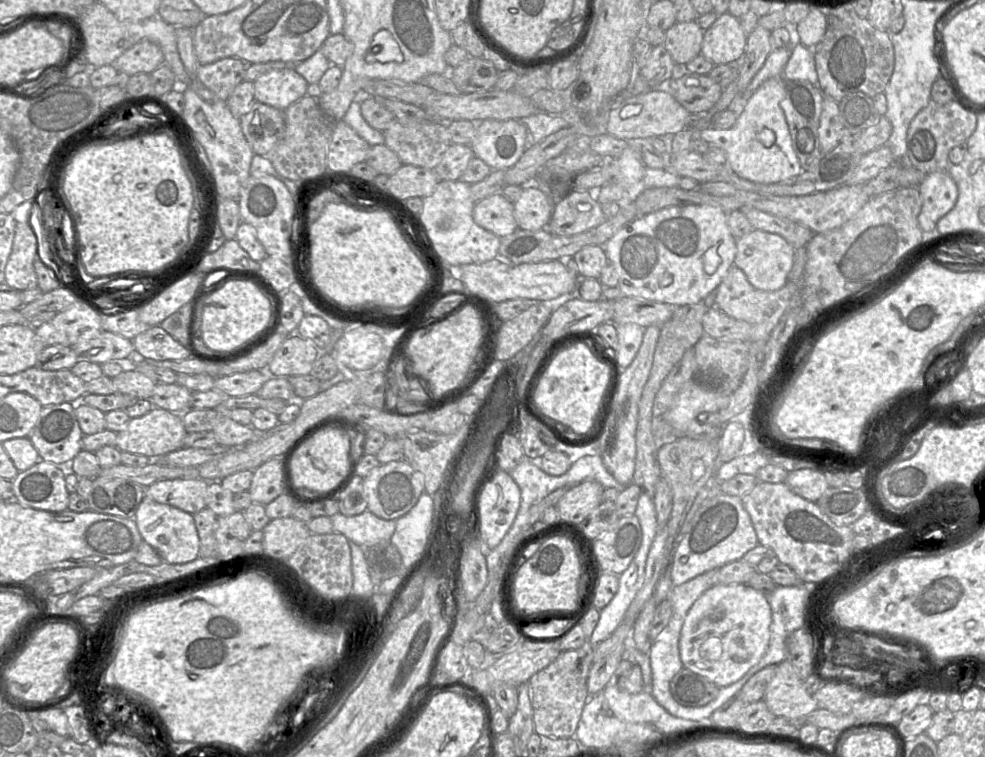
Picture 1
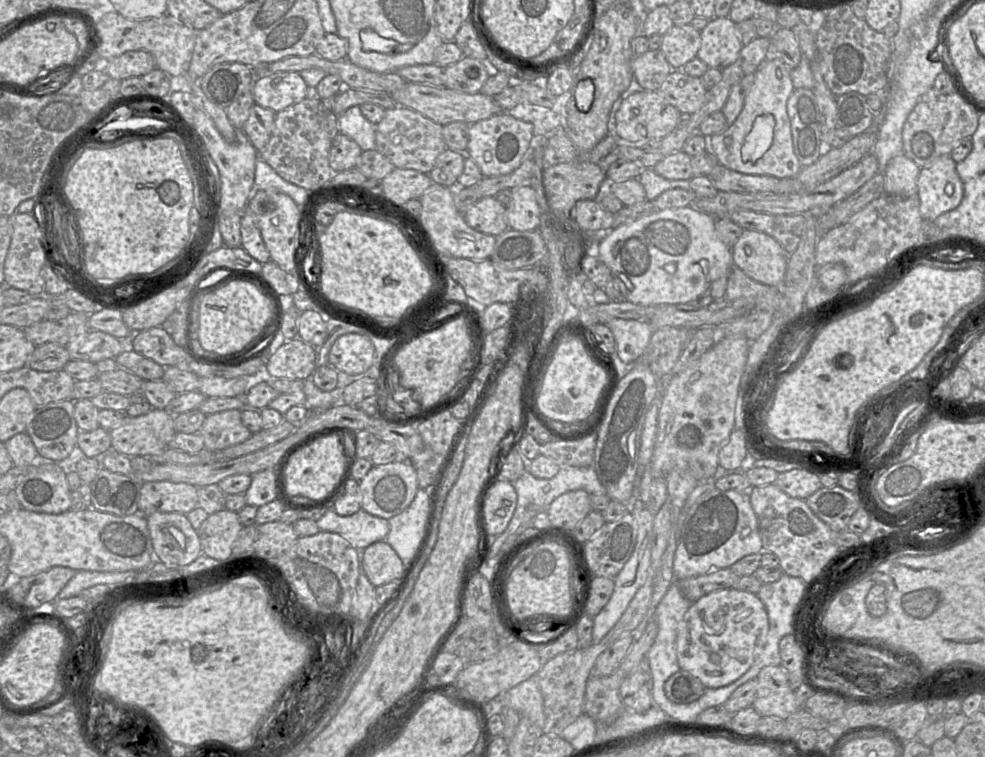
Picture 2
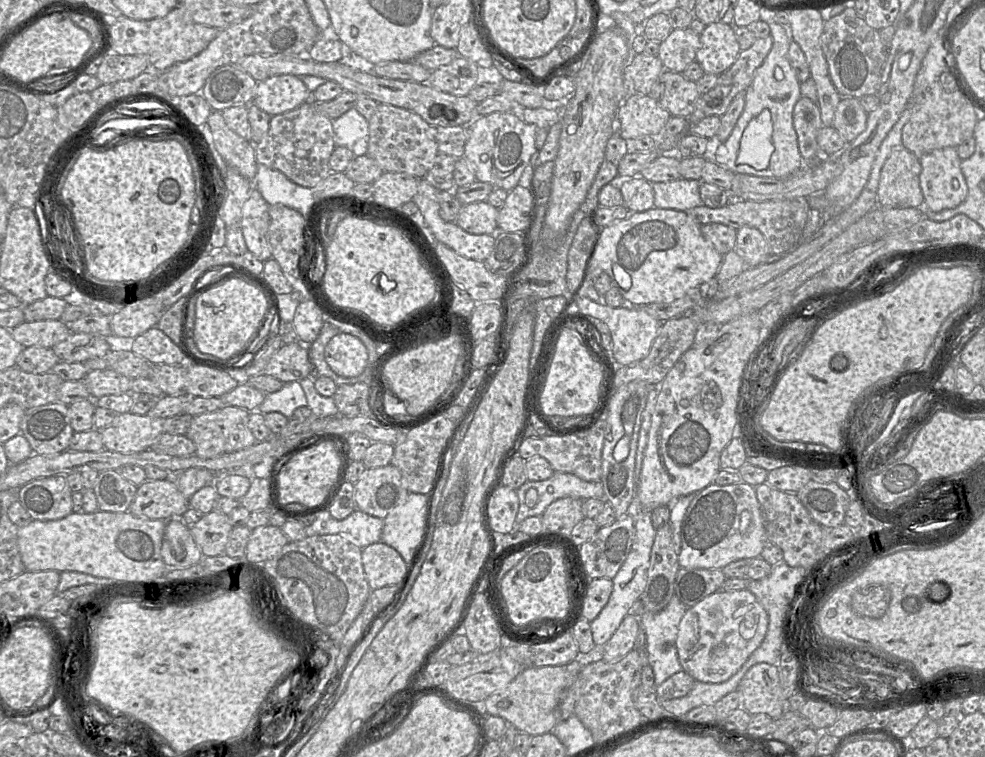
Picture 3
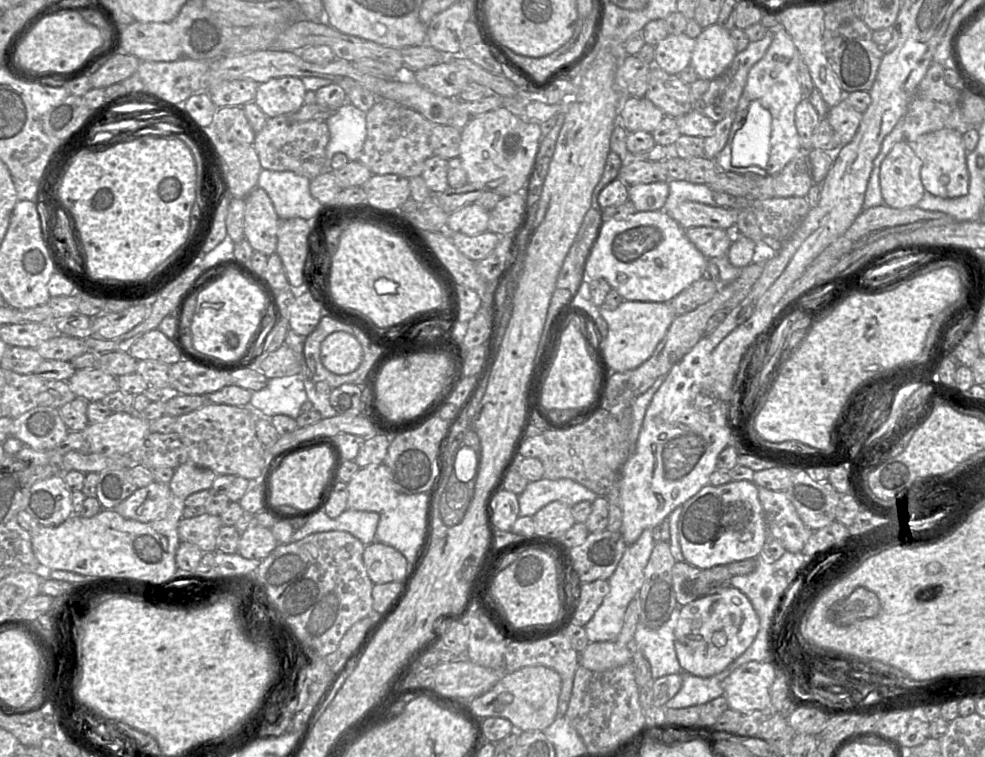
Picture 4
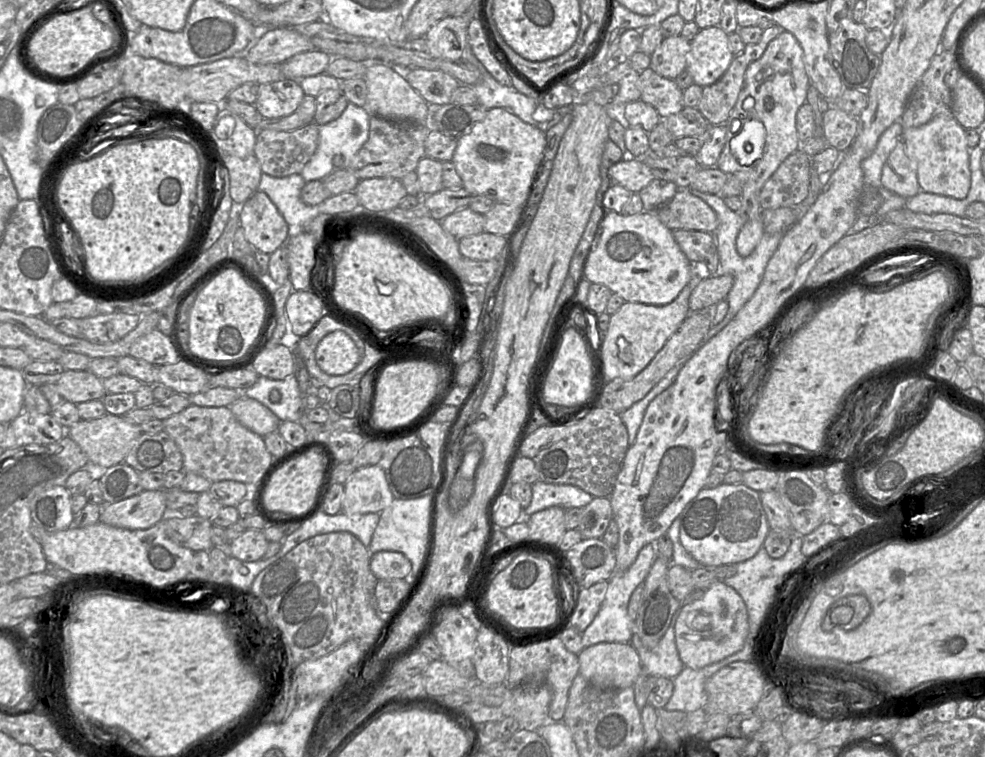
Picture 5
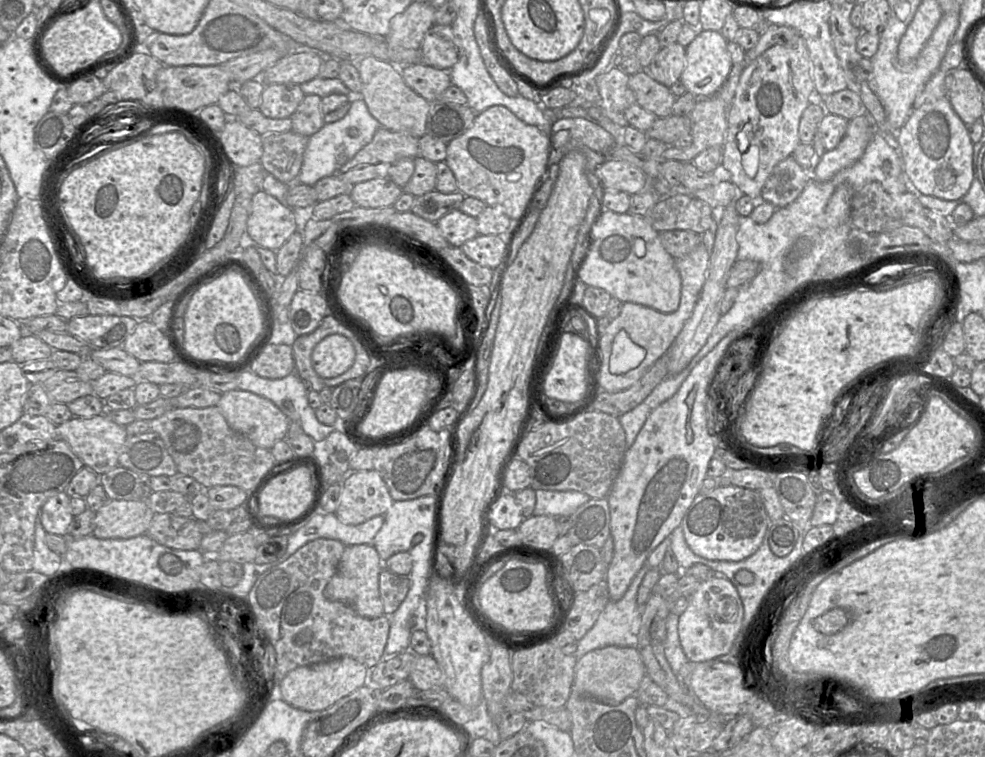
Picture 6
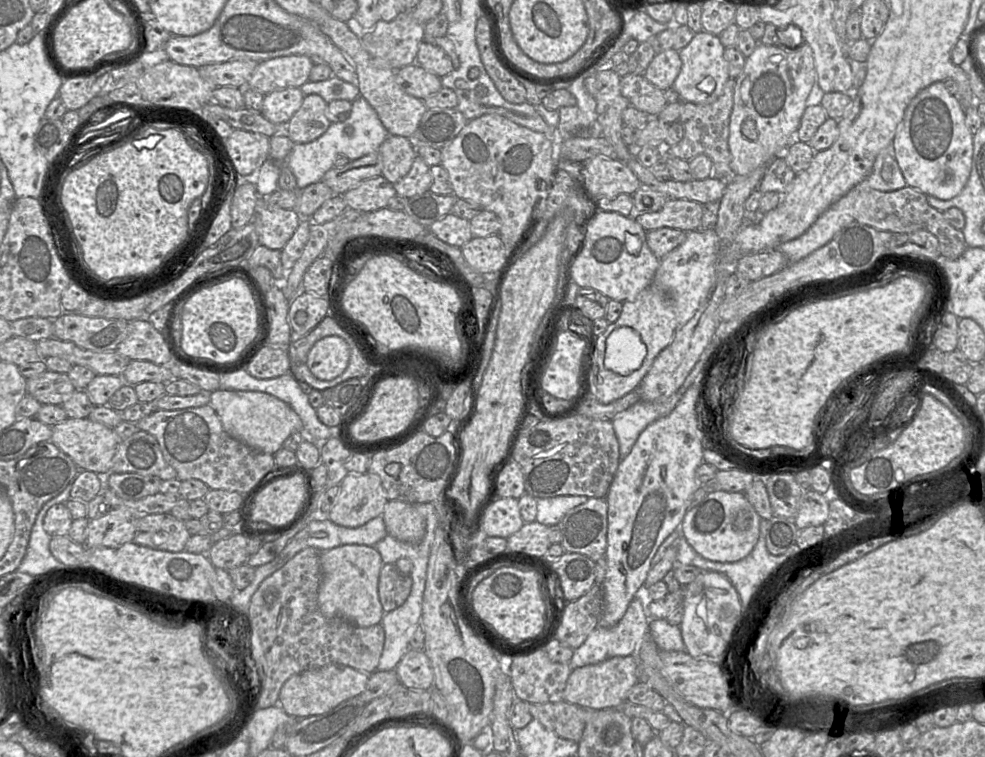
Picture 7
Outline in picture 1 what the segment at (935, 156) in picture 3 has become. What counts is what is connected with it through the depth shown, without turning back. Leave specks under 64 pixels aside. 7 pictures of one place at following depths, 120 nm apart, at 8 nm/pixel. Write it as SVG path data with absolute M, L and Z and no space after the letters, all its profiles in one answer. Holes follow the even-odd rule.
M935 171L924 176L918 190L922 198L918 224L923 232L929 232L954 207L957 185L947 171Z

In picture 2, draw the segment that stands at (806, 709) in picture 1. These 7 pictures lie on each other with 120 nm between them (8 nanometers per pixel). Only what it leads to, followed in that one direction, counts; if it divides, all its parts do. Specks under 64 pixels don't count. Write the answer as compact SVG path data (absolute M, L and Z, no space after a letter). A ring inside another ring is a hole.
M781 666L764 667L757 676L757 691L751 707L761 717L783 720L796 713L800 706L788 681L787 671Z

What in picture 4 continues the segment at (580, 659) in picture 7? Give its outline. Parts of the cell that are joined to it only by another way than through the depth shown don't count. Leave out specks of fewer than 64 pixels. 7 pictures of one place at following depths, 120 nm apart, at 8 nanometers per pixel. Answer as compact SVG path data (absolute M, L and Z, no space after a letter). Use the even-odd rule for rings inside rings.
M645 529L639 538L630 545L619 561L614 573L608 579L610 590L596 610L592 619L584 626L589 642L616 641L624 622L626 609L644 582L644 569L649 561L655 541L651 529Z

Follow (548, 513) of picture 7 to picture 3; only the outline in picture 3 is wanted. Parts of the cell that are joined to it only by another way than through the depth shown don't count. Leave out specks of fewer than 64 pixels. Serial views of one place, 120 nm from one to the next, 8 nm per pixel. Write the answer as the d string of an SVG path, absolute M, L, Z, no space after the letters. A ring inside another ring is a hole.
M554 472L550 478L542 481L527 480L516 489L516 493L519 499L519 509L512 531L519 531L520 523L526 518L541 516L545 509L557 499L564 497L581 500L604 499L601 481L585 481L566 472ZM530 488L536 489L538 493L538 501L533 508L527 507L525 503L525 494Z

